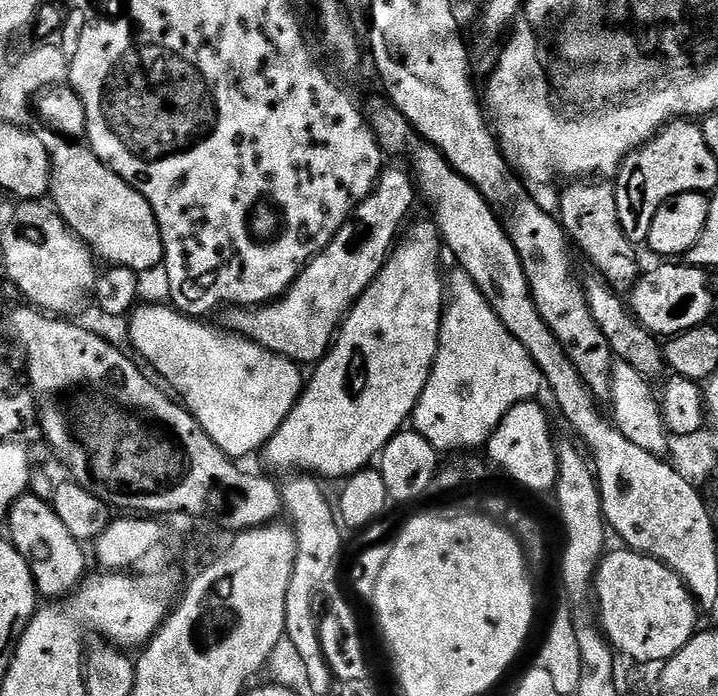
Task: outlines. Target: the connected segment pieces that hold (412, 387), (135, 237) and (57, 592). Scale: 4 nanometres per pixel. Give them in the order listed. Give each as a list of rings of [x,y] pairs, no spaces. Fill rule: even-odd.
[[[425,218],[420,220],[412,229],[407,229],[406,235],[393,247],[392,254],[388,261],[382,266],[382,270],[374,278],[374,282],[370,282],[370,286],[357,298],[355,304],[348,310],[348,315],[344,317],[328,353],[324,355],[324,359],[315,365],[312,380],[305,383],[304,391],[300,394],[300,400],[292,408],[291,414],[286,418],[286,422],[282,422],[282,426],[278,426],[275,434],[268,439],[268,443],[262,449],[262,457],[272,468],[277,468],[283,474],[311,474],[317,478],[323,478],[325,481],[337,480],[343,481],[349,476],[353,476],[355,472],[363,472],[379,457],[384,451],[385,446],[396,437],[396,433],[401,431],[409,423],[412,411],[416,408],[418,398],[422,394],[422,390],[426,386],[426,382],[432,373],[434,366],[434,358],[438,354],[438,346],[440,345],[440,321],[444,318],[444,310],[446,307],[446,280],[440,277],[440,252],[442,253],[442,241],[440,239],[440,231],[431,219]]]
[[[60,142],[57,148],[53,147],[50,152],[52,161],[52,187],[50,189],[50,204],[51,207],[63,218],[68,229],[76,235],[79,240],[83,240],[89,248],[92,249],[92,255],[97,261],[103,262],[105,265],[115,266],[117,268],[129,268],[138,274],[145,274],[151,268],[159,269],[164,262],[164,243],[162,242],[162,234],[158,222],[154,218],[154,210],[150,206],[150,202],[146,202],[146,198],[142,198],[142,194],[138,194],[138,190],[134,186],[130,186],[121,176],[114,174],[114,170],[110,170],[99,158],[92,153],[92,149],[80,142]]]
[[[25,494],[12,503],[6,521],[7,535],[10,542],[26,558],[36,580],[36,591],[45,601],[59,602],[73,595],[85,579],[84,548],[85,545],[66,530],[62,518],[53,510],[51,503],[37,496]]]

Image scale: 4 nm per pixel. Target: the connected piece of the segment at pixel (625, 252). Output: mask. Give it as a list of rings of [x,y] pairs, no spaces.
[[[569,183],[560,196],[558,219],[571,243],[580,247],[580,252],[596,267],[595,275],[621,294],[631,293],[642,275],[642,267],[636,261],[637,245],[626,238],[622,222],[618,218],[616,189],[608,184]]]

